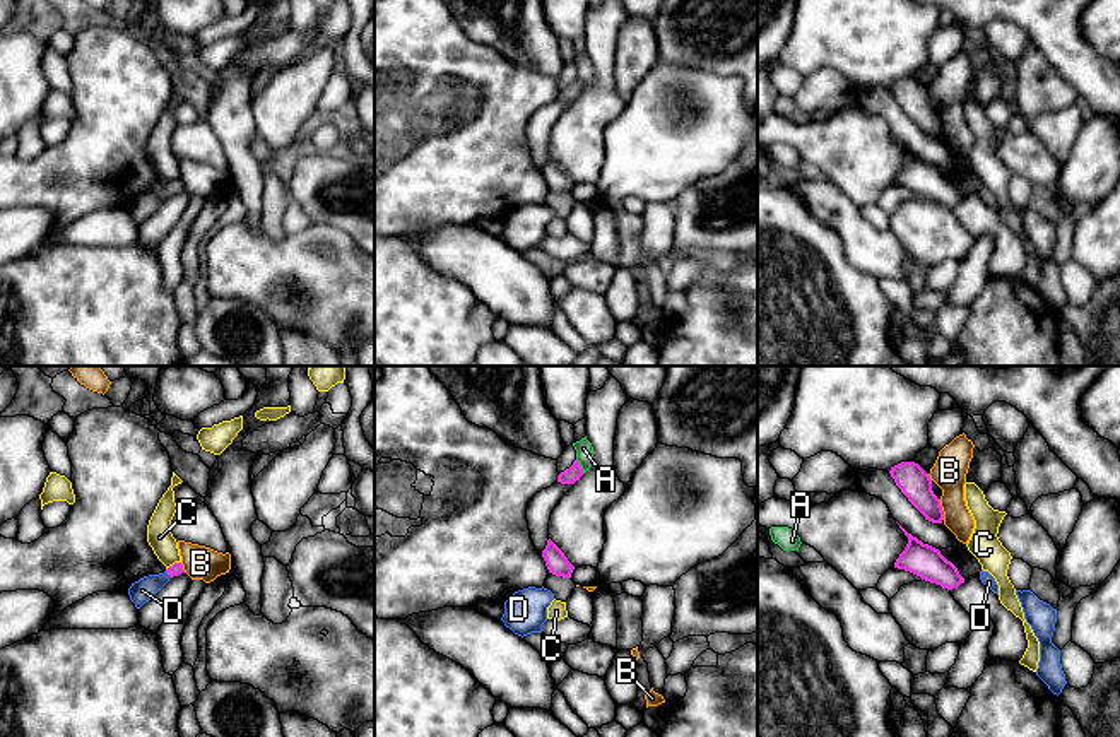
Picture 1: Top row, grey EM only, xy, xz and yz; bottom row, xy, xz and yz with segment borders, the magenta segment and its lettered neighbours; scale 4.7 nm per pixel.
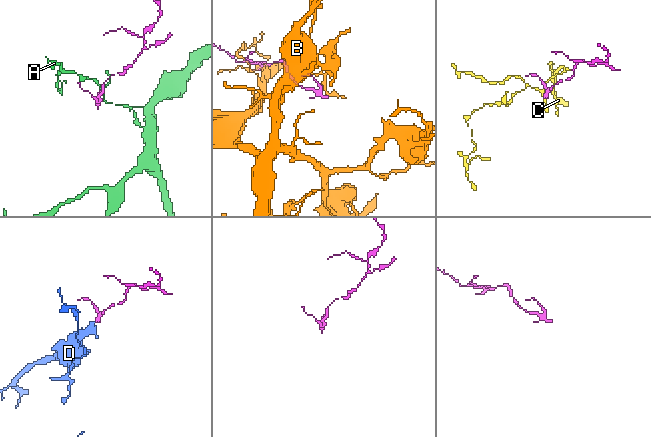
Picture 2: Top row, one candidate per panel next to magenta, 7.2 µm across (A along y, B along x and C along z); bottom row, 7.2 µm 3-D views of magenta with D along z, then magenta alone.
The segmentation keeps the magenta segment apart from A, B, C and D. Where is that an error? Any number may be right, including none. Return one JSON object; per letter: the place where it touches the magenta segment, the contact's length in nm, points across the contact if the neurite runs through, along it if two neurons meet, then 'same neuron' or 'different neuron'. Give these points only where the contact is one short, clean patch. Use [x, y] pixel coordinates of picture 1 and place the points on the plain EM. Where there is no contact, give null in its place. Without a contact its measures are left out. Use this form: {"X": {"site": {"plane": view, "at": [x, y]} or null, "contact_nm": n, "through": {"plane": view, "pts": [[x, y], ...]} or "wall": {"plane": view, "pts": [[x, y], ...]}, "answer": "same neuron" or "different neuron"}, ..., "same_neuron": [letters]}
{"A": {"site": {"plane": "xz", "at": [580, 82]}, "contact_nm": 80, "answer": "different neuron"}, "B": {"site": {"plane": "yz", "at": [941, 127]}, "contact_nm": 100, "answer": "different neuron"}, "C": {"site": {"plane": "xy", "at": [175, 180]}, "contact_nm": 80, "wall": {"plane": "xy", "pts": [[180, 178], [175, 178], [166, 187]]}, "answer": "different neuron"}, "D": {"site": {"plane": "xy", "at": [168, 190]}, "contact_nm": 50, "through": {"plane": "xy", "pts": [[176, 185], [168, 190], [142, 207]]}, "answer": "same neuron"}, "same_neuron": ["D"]}

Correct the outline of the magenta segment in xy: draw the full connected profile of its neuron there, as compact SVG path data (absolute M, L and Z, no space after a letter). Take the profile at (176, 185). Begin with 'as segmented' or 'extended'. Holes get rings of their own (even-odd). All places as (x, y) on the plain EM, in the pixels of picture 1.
extended | M174 180L164 190L149 192L132 200L128 205L130 217L140 226L149 219L173 193L185 190L181 180Z

